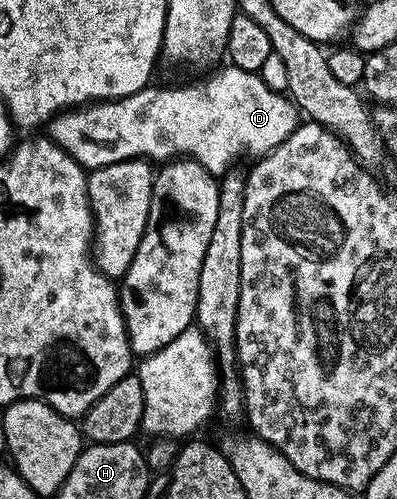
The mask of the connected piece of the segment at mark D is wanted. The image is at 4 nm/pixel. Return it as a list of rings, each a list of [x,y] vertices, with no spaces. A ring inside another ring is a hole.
[[[234,67],[220,68],[208,81],[187,85],[181,89],[154,89],[148,87],[115,101],[97,101],[70,111],[56,113],[49,122],[49,136],[60,145],[84,170],[109,167],[109,163],[146,159],[152,163],[166,163],[186,155],[217,179],[222,178],[243,156],[258,159],[267,156],[289,139],[301,123],[301,110],[290,96],[265,87],[258,73],[241,71]]]

